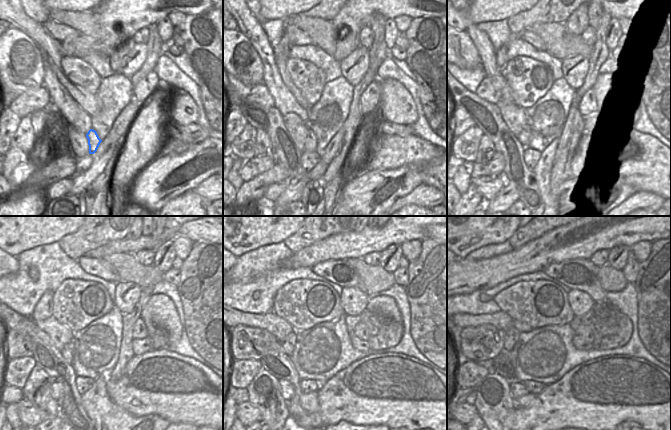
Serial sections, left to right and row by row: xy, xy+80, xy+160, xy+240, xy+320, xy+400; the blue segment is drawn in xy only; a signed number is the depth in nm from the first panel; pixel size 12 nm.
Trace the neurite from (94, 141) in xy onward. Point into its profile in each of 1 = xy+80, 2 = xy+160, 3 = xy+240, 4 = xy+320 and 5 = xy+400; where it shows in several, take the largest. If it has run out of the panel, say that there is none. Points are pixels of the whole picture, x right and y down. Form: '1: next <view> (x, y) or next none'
1: next xy+80 (311, 140)
2: next xy+160 (524, 137)
3: next xy+240 (67, 352)
4: next xy+320 (289, 342)
5: next xy+400 (511, 336)

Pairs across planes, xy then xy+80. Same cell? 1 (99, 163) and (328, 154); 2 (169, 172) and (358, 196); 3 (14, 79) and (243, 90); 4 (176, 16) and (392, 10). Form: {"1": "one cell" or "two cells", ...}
{"1": "two cells", "2": "one cell", "3": "two cells", "4": "two cells"}

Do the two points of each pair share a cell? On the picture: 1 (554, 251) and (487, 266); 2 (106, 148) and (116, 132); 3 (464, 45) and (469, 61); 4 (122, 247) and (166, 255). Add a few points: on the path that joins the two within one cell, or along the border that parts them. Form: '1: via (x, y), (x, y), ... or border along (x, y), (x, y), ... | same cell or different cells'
1: via (537, 256), (504, 266) | same cell
2: border along (106, 137), (110, 142), (116, 144) | different cells
3: via (464, 49), (464, 54), (467, 57) | same cell
4: border along (172, 240), (166, 240), (156, 250) | different cells

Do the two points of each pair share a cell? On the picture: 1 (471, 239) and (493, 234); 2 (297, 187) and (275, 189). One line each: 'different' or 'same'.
1: same
2: different

